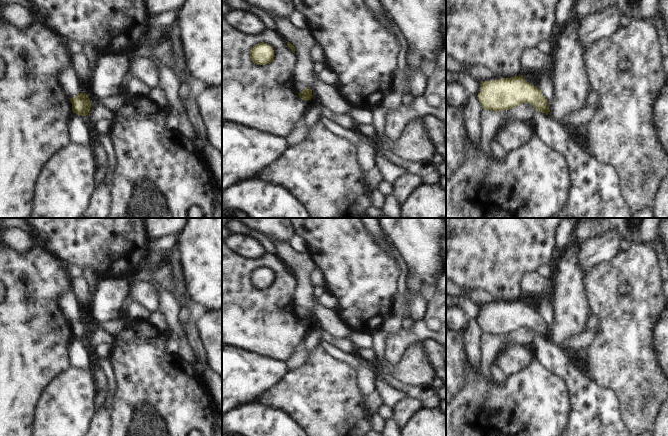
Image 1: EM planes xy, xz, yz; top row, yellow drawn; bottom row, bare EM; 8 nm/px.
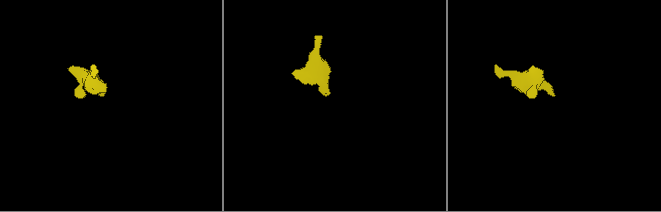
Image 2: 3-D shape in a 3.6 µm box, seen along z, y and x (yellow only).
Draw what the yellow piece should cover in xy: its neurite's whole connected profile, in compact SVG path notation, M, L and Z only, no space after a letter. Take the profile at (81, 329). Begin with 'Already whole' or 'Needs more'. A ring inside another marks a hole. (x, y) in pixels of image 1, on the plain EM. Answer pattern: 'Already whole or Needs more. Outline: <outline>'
Already whole. Outline: M80 317L76 321L69 322L72 328L72 335L78 339L87 340L91 330L90 322L86 317Z

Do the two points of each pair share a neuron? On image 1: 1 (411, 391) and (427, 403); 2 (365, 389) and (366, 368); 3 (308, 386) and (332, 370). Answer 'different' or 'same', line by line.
1: same
2: same
3: same

